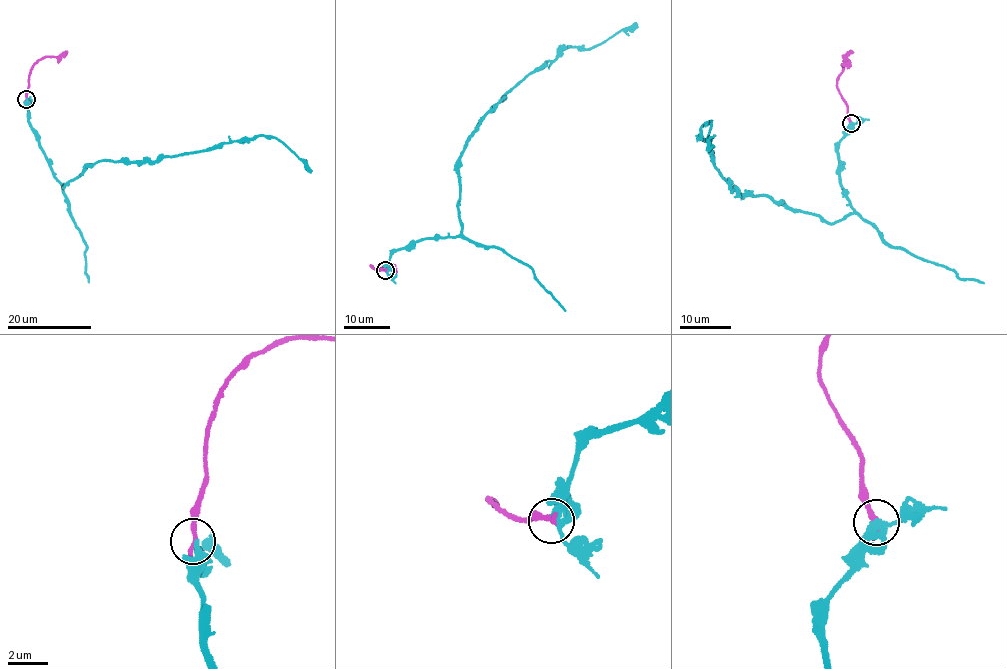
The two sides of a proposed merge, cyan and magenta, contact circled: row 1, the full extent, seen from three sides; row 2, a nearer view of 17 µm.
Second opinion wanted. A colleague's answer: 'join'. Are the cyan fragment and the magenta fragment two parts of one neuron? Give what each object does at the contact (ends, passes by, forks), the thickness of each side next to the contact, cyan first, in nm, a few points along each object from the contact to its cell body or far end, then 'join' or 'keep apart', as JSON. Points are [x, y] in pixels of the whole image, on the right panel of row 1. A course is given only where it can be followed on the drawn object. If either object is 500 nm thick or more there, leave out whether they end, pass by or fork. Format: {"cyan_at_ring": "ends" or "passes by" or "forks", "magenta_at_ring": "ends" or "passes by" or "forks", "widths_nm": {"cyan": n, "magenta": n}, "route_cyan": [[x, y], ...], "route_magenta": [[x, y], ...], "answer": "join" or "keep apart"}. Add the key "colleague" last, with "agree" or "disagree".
{"cyan_at_ring": "passes by", "magenta_at_ring": "ends", "widths_nm": {"cyan": 280, "magenta": 280}, "route_cyan": [[851, 123], [838, 156], [839, 181], [854, 211], [831, 224], [729, 185], [701, 136], [712, 120], [708, 151]], "route_magenta": [[851, 123], [847, 104], [837, 86], [842, 64], [853, 52]], "answer": "join", "colleague": "agree"}

